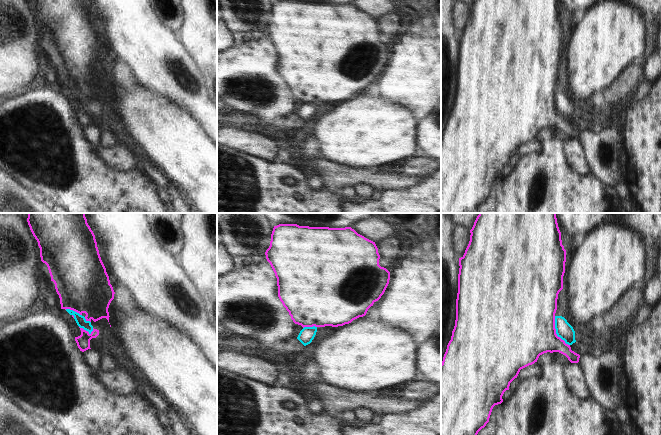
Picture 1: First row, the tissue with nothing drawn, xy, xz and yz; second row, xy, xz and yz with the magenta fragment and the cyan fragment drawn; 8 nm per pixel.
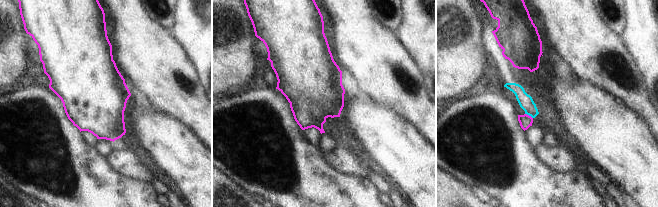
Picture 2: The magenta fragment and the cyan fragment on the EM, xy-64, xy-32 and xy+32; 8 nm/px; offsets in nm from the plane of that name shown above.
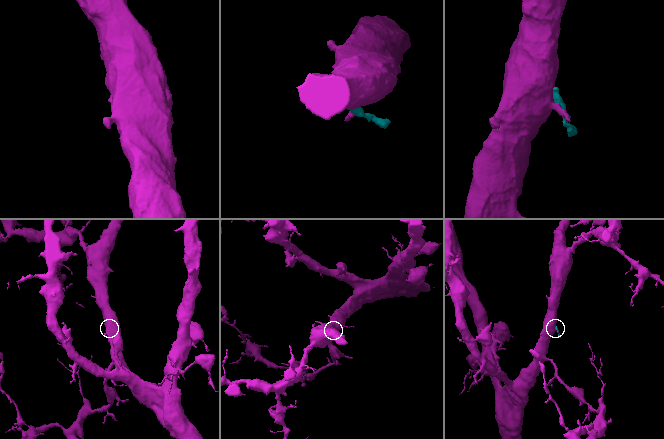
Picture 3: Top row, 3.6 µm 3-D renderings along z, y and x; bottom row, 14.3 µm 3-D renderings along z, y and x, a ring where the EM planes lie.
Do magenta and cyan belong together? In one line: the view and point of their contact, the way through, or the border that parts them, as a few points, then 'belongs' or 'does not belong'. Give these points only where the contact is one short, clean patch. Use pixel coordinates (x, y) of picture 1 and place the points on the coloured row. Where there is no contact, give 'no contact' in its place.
meets magenta in yz at (555, 332); border along yz (554, 316), (555, 333), (569, 345); does not belong

